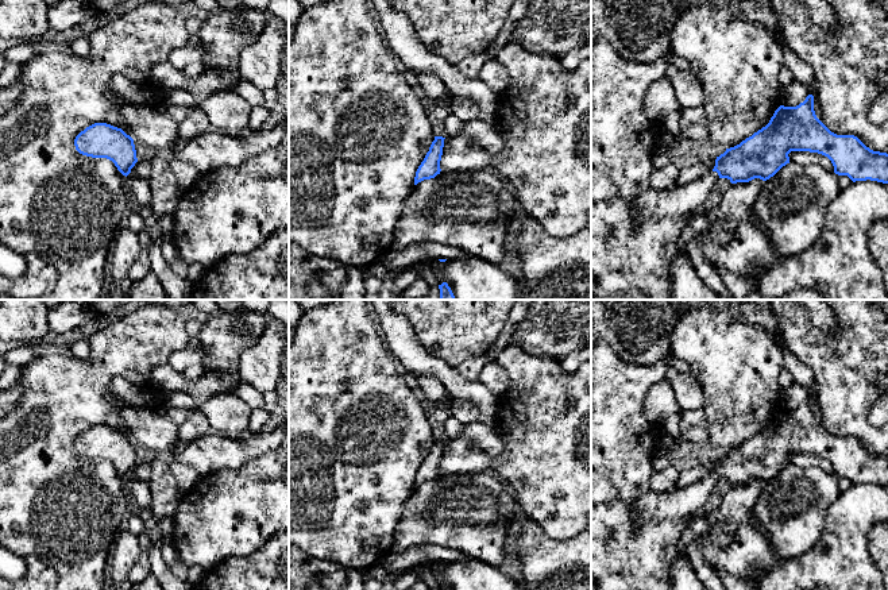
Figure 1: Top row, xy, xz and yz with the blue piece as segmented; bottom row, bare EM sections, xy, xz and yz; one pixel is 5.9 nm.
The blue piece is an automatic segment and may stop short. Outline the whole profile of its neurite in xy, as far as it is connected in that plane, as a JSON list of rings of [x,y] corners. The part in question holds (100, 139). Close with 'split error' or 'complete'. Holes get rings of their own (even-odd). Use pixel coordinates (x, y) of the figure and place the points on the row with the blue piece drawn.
[[[94,123],[76,136],[74,146],[82,155],[107,158],[115,163],[127,178],[132,205],[136,209],[151,204],[148,180],[131,171],[138,162],[134,139],[121,128],[107,123]]] | split error

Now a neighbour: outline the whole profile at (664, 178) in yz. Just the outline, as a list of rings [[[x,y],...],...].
[[[673,163],[656,169],[650,177],[650,186],[659,192],[669,190],[675,185],[679,173],[680,169]]]

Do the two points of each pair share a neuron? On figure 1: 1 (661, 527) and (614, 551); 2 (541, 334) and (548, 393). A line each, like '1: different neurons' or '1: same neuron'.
1: same neuron
2: different neurons

